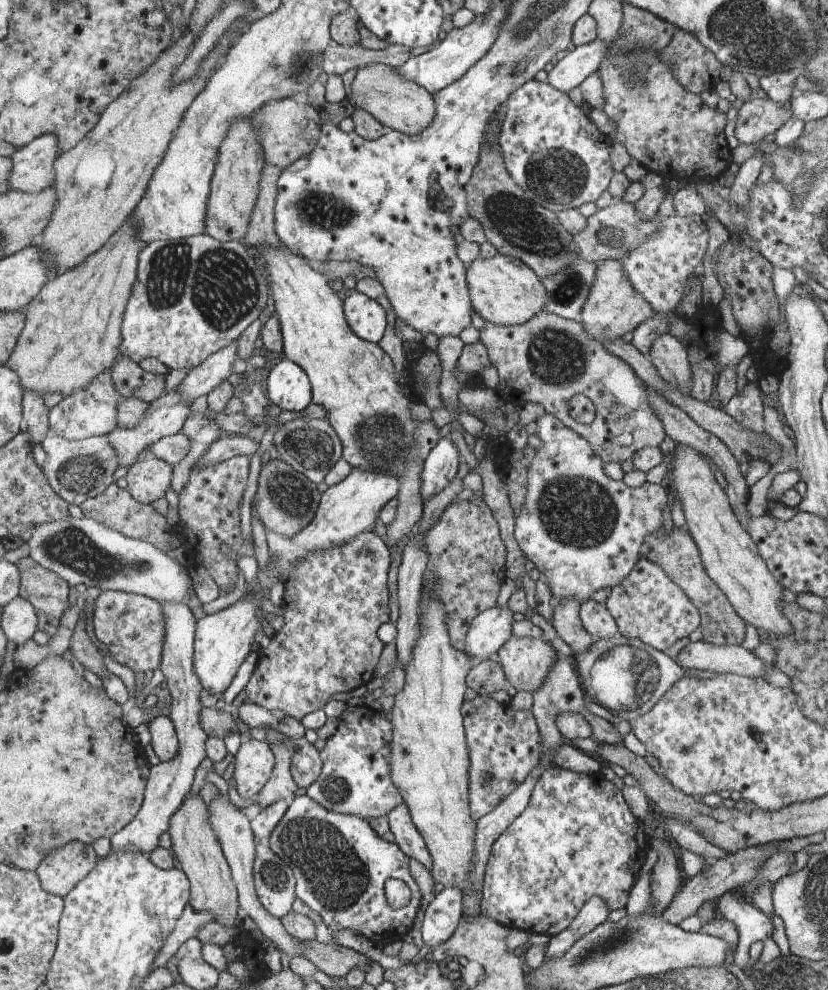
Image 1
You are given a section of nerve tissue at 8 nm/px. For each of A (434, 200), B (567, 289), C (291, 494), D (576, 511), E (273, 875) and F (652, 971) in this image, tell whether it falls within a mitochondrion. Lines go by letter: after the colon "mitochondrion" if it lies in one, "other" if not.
A: other
B: mitochondrion
C: mitochondrion
D: mitochondrion
E: mitochondrion
F: mitochondrion

